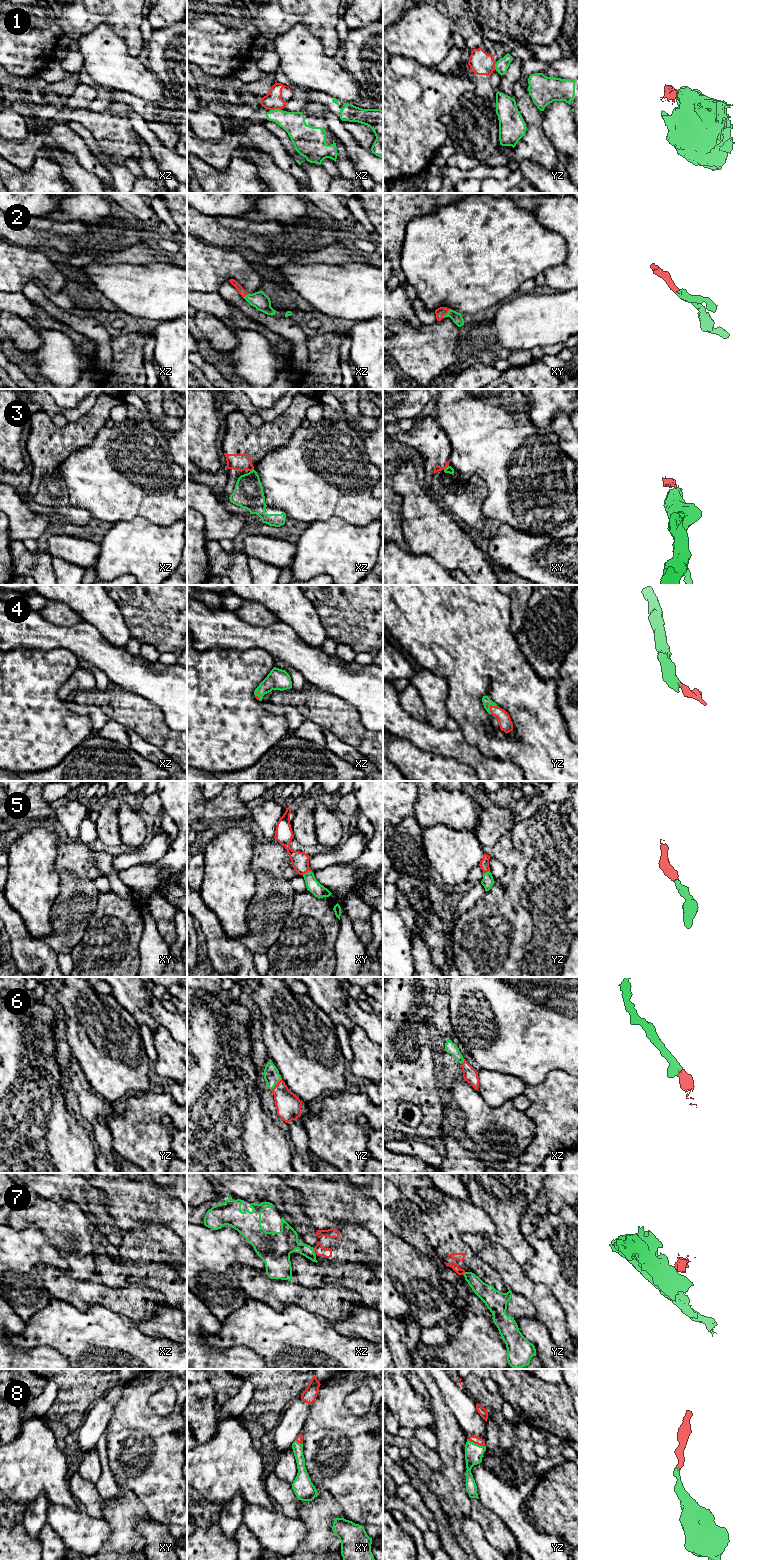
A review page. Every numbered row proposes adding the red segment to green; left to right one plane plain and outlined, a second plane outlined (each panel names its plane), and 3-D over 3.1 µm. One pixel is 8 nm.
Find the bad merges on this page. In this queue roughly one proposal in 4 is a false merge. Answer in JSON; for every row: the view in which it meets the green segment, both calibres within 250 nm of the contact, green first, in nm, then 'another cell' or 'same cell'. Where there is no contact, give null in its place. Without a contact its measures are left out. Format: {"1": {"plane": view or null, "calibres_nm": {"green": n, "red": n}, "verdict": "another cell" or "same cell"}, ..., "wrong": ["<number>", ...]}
{"1": {"plane": "xz", "calibres_nm": {"green": 180, "red": 140}, "verdict": "another cell"}, "2": {"plane": "xy", "calibres_nm": {"green": 90, "red": 80}, "verdict": "same cell"}, "3": {"plane": "xy", "calibres_nm": {"green": 60, "red": 50}, "verdict": "another cell"}, "4": {"plane": "yz", "calibres_nm": {"green": 70, "red": 110}, "verdict": "same cell"}, "5": {"plane": "xy", "calibres_nm": {"green": 110, "red": 140}, "verdict": "same cell"}, "6": {"plane": "yz", "calibres_nm": {"green": 130, "red": 200}, "verdict": "same cell"}, "7": {"plane": "xz", "calibres_nm": {"green": 200, "red": 80}, "verdict": "another cell"}, "8": {"plane": "yz", "calibres_nm": {"green": 140, "red": 60}, "verdict": "same cell"}, "wrong": ["1", "3", "7"]}

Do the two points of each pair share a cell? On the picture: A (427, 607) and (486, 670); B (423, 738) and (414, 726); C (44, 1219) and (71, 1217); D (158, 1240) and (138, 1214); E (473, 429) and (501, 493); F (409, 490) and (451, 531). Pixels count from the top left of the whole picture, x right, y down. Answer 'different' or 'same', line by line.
A: same
B: same
C: same
D: different
E: same
F: same

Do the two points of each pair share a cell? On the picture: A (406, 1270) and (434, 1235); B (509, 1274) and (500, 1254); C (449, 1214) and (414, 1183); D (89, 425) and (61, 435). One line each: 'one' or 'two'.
A: two
B: one
C: two
D: one

